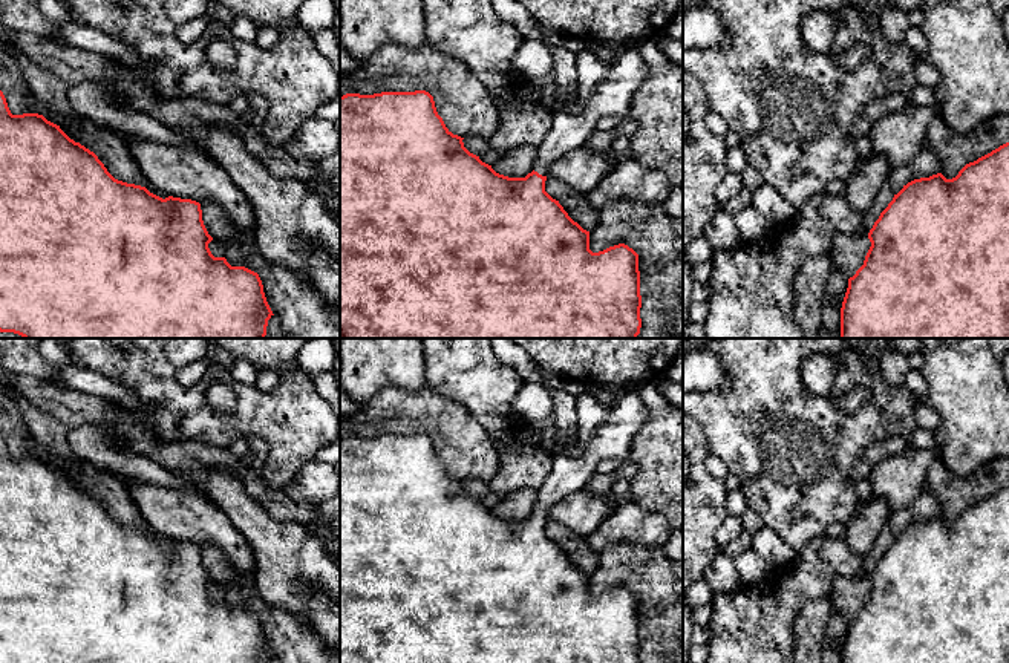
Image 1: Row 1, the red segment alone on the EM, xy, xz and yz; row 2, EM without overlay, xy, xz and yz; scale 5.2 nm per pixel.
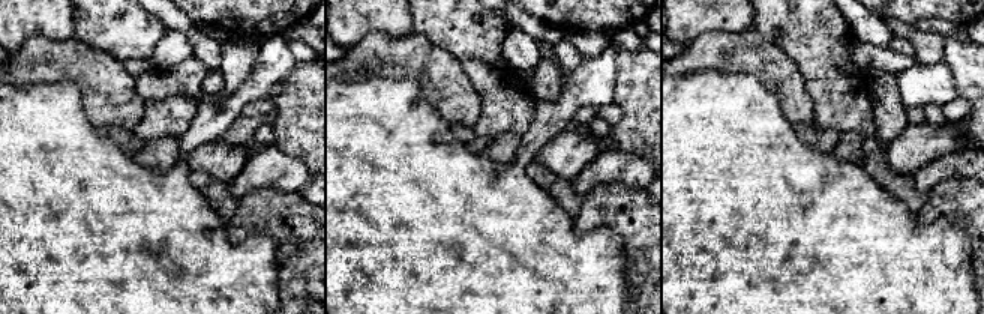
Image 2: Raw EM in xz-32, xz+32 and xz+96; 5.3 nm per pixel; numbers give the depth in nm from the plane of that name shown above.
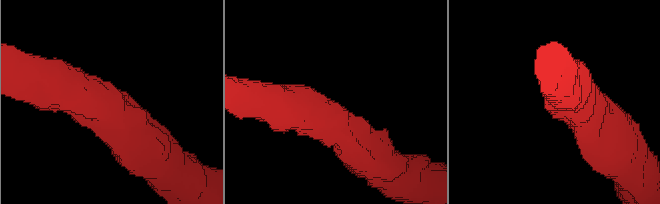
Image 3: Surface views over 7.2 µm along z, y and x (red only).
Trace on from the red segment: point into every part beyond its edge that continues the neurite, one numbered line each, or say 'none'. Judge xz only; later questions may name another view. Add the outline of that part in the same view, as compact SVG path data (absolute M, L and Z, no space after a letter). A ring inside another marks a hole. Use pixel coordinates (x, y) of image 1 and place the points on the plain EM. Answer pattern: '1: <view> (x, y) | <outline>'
1: xz (614, 437) | M628 389L579 455L554 453L553 469L537 490L533 513L547 519L554 504L586 487L605 459L629 459L634 438L645 423L646 410L648 407L635 390Z

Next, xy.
none

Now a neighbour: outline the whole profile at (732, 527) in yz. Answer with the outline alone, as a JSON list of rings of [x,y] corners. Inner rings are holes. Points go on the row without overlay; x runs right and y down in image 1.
[[[727,516],[723,525],[717,530],[717,542],[730,542],[743,531],[740,516]]]

